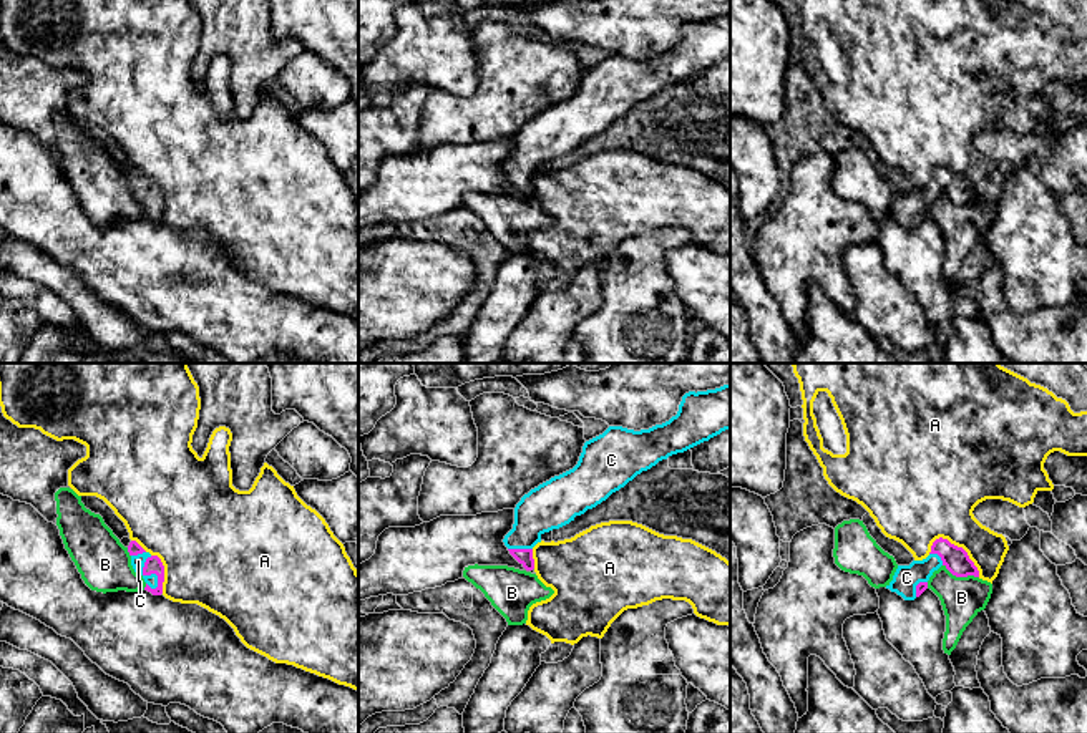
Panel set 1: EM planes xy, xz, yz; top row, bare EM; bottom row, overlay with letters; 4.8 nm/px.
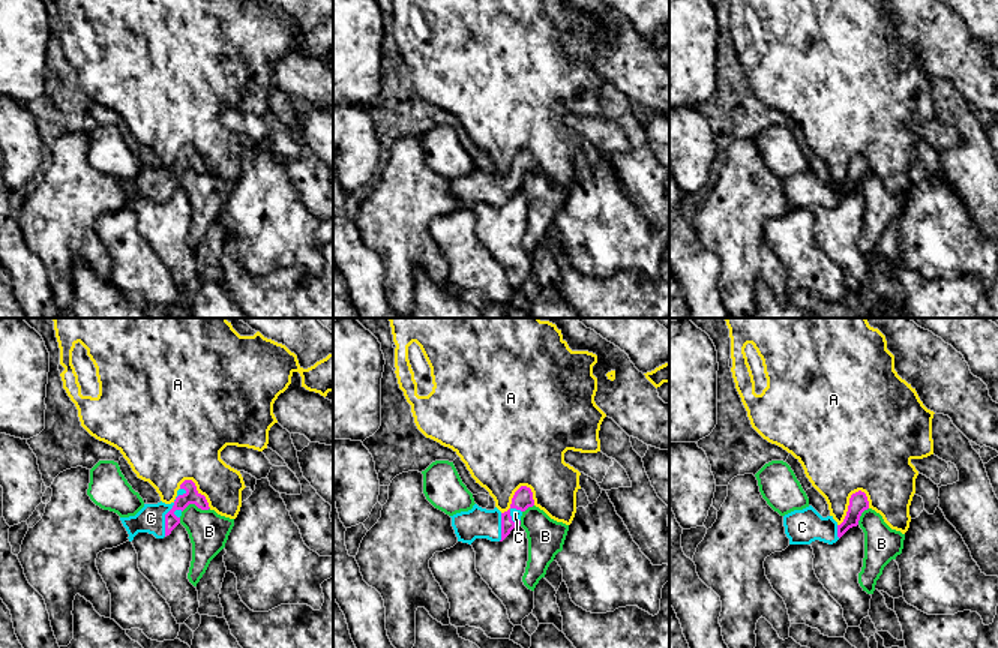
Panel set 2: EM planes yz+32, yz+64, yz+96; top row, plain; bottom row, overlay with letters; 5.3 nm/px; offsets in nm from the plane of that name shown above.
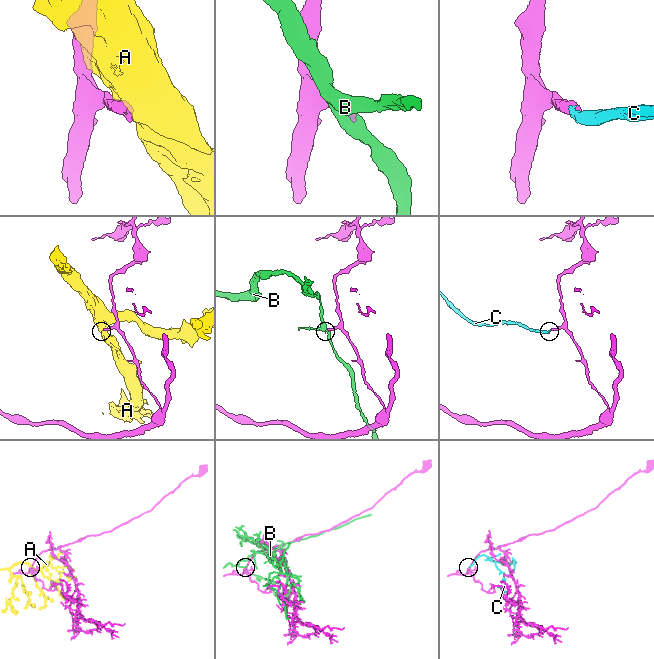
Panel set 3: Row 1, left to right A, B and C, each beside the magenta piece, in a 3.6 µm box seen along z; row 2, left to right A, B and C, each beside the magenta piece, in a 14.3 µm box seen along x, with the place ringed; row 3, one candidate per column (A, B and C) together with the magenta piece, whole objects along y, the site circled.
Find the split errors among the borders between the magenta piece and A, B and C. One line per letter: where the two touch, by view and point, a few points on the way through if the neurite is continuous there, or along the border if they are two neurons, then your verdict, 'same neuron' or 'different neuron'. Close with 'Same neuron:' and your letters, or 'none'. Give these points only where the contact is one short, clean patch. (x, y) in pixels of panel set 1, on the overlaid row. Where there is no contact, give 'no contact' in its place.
A: meets magenta in yz at (961, 548); different neuron
B: meets magenta in yz at (961, 576); border along yz (943, 564), (956, 576), (978, 577); different neuron
C: meets magenta in xy at (148, 574); runs through xy (153, 564), (148, 574), (138, 561); same neuron
Same neuron: C

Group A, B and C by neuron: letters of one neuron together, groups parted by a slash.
A / B / C

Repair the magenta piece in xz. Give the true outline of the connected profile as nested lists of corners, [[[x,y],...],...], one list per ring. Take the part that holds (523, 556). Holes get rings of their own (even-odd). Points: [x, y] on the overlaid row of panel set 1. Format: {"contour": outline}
{"contour": [[[730,385],[685,393],[677,415],[649,430],[634,431],[609,426],[602,434],[584,443],[579,461],[573,469],[551,478],[521,498],[514,507],[513,529],[503,539],[505,546],[526,570],[533,570],[533,547],[541,542],[544,532],[569,524],[576,516],[596,507],[659,461],[709,441],[725,430],[730,430]]]}

